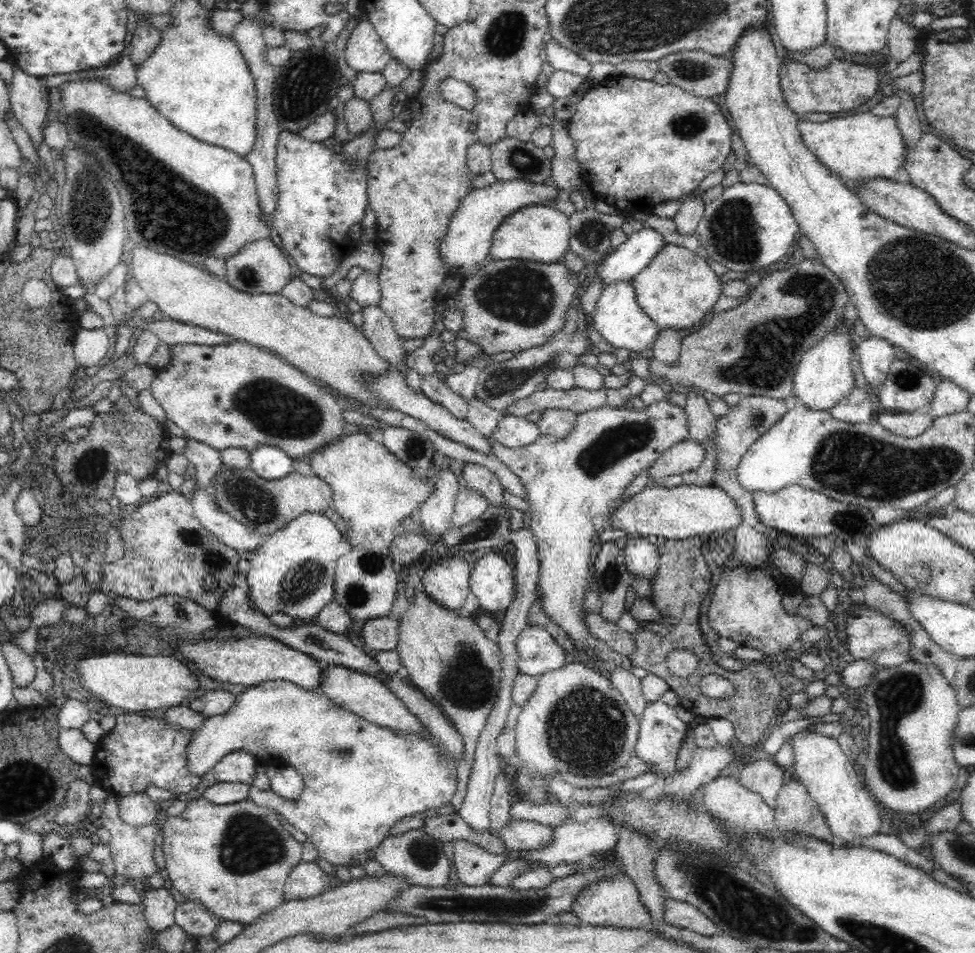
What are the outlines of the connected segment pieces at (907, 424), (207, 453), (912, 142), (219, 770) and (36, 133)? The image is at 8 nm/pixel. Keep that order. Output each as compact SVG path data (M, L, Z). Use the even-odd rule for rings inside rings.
M878 410L874 417L890 433L912 439L920 436L933 421L928 410L910 414Z
M186 438L182 455L196 469L198 486L208 486L223 466L220 453L216 449L191 438Z
M899 94L901 99L900 107L894 115L896 127L902 135L902 141L906 145L906 150L918 144L922 135L922 128L920 125L920 117L918 117L917 107L914 105L914 96L907 94Z
M234 750L223 756L214 766L215 780L221 782L245 782L250 784L254 778L255 756L243 750Z
M16 67L8 88L12 113L32 136L32 144L38 148L43 142L43 127L47 117L40 81Z

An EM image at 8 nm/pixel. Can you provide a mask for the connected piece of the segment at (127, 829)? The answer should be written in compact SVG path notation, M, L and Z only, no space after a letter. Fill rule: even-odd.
M112 795L106 800L106 806L104 810L99 811L100 821L105 826L110 834L111 838L108 842L110 847L110 855L112 856L112 863L114 864L114 873L121 877L126 877L128 880L143 879L146 881L154 873L159 873L160 868L157 867L156 861L154 861L154 842L156 842L156 827L153 824L146 826L130 826L120 819L118 811L116 811L116 802Z

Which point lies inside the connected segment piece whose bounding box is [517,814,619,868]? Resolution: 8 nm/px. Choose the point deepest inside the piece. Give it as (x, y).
(597, 836)

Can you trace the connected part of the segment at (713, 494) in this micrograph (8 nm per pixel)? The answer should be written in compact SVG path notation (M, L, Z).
M682 484L671 489L664 486L645 487L613 512L611 528L652 540L680 541L702 536L721 539L727 531L742 525L742 511L724 489L705 484Z

